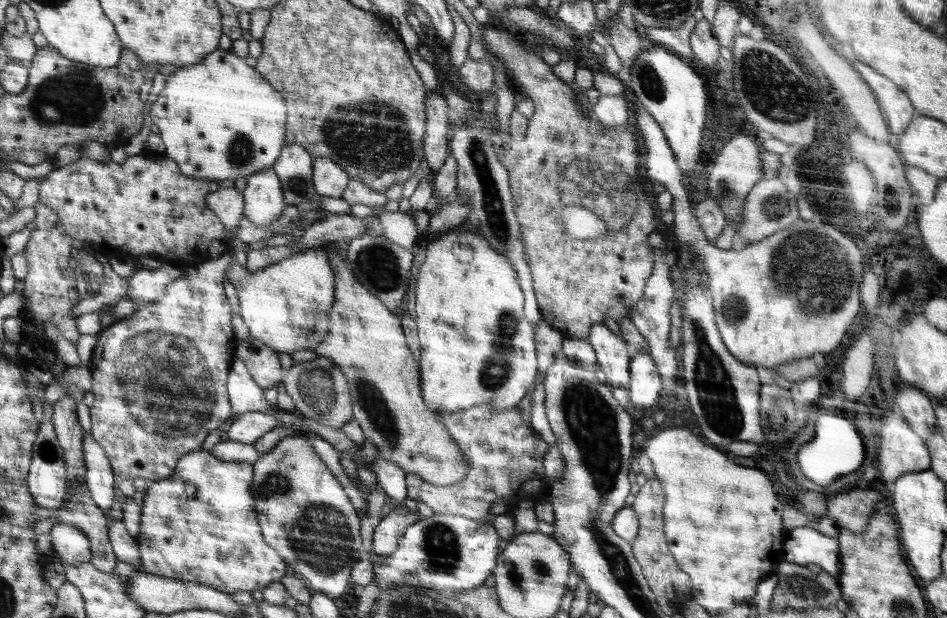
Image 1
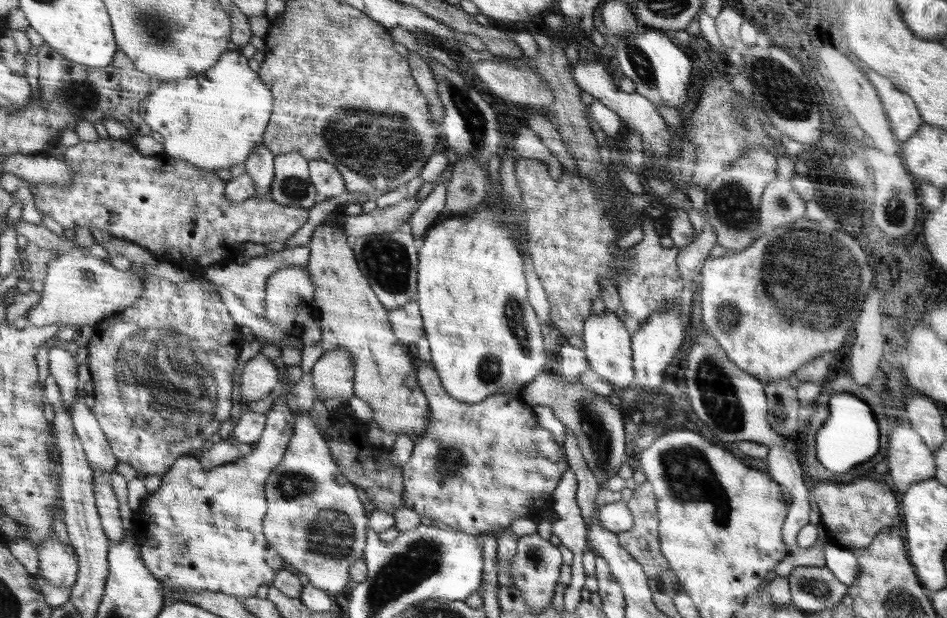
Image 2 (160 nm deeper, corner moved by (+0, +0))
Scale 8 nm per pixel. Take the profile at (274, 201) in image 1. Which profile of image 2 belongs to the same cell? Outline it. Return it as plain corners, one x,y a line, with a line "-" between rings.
260,143
256,151
252,151
243,162
246,172
254,179
257,188
254,189
254,198
269,196
270,185
274,178
275,156
272,151

